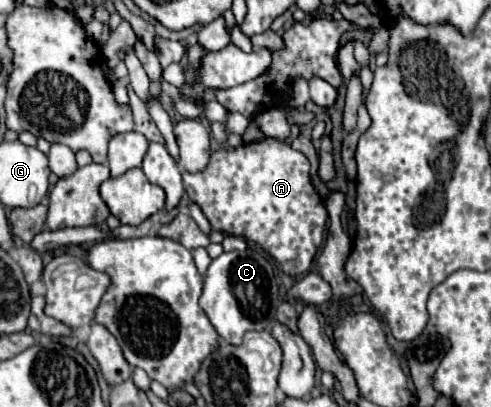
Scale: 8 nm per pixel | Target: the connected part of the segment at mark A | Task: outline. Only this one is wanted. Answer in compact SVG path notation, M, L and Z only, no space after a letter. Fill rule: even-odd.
M274 138L242 144L238 148L220 148L212 154L208 166L202 172L182 172L182 180L190 200L202 208L204 216L208 218L214 230L244 236L260 244L282 266L288 276L302 276L308 272L314 254L324 240L328 212L324 200L310 182L310 162L302 152Z

